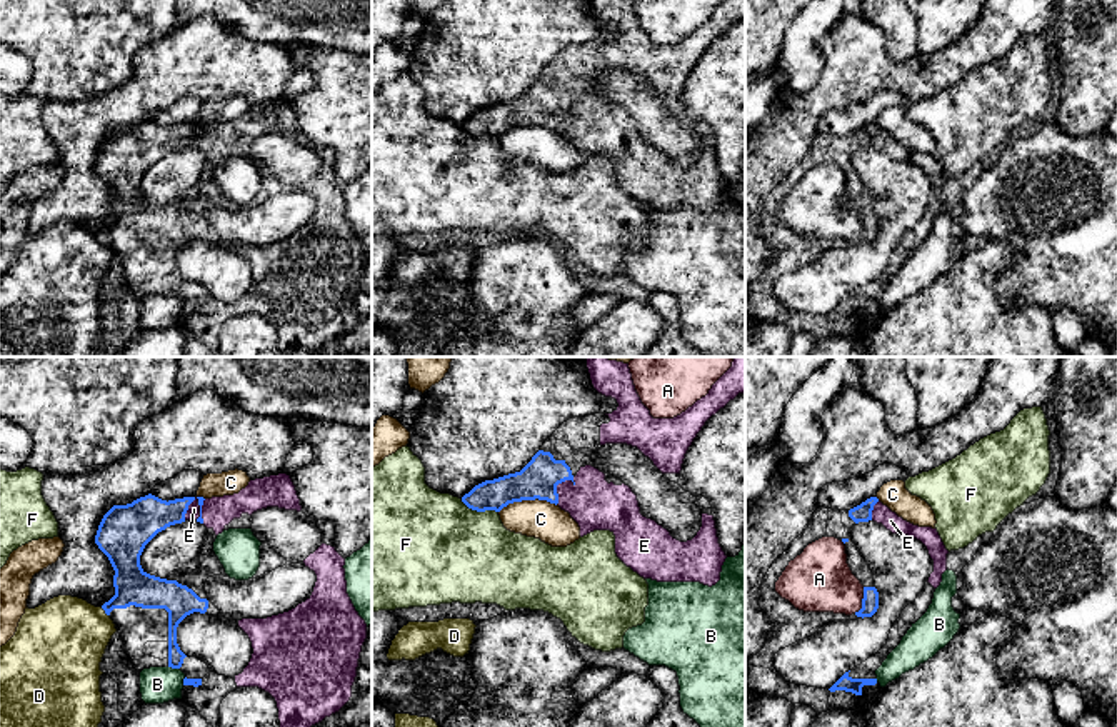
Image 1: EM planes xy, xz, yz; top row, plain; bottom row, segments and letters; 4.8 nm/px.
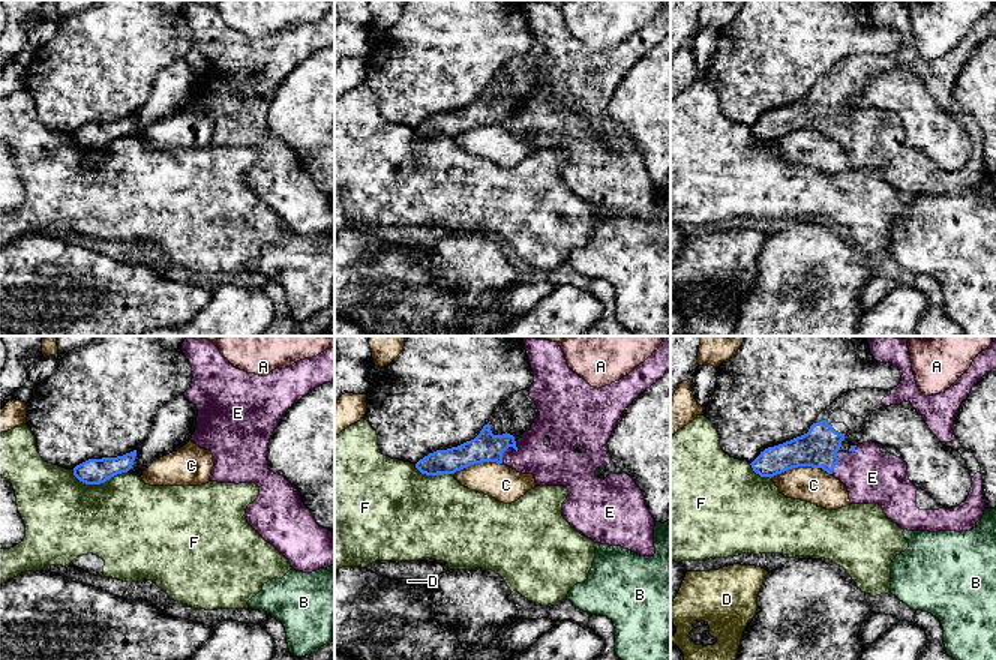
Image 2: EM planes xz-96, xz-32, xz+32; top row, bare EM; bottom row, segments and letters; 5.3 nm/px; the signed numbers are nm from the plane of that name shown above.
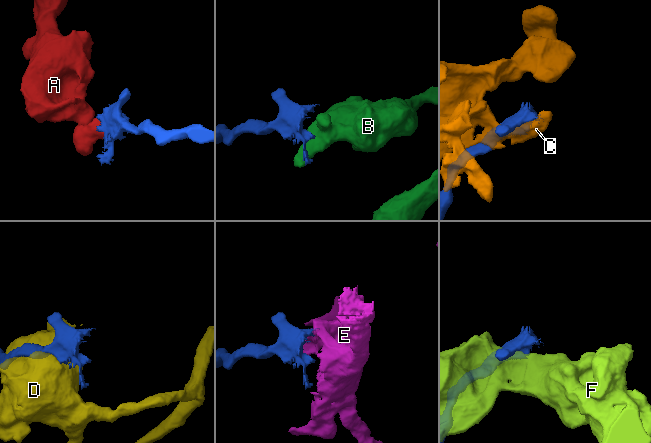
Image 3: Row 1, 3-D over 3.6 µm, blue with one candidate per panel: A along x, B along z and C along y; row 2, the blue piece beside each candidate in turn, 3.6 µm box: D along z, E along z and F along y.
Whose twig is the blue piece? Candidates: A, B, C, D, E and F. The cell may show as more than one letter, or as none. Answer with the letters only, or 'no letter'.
E

